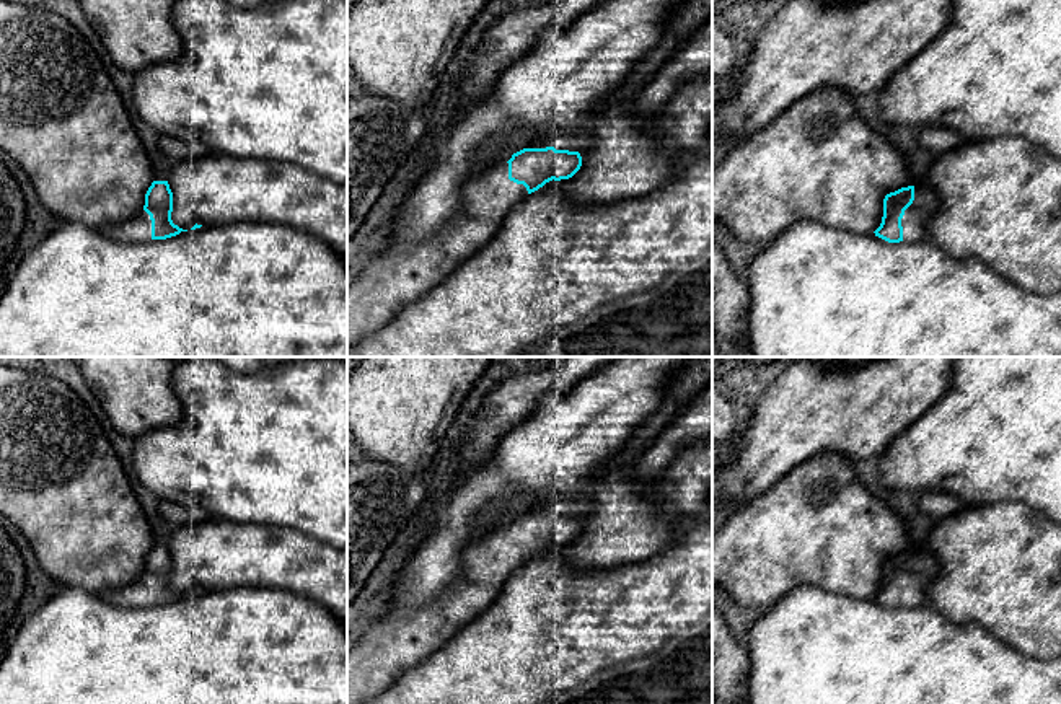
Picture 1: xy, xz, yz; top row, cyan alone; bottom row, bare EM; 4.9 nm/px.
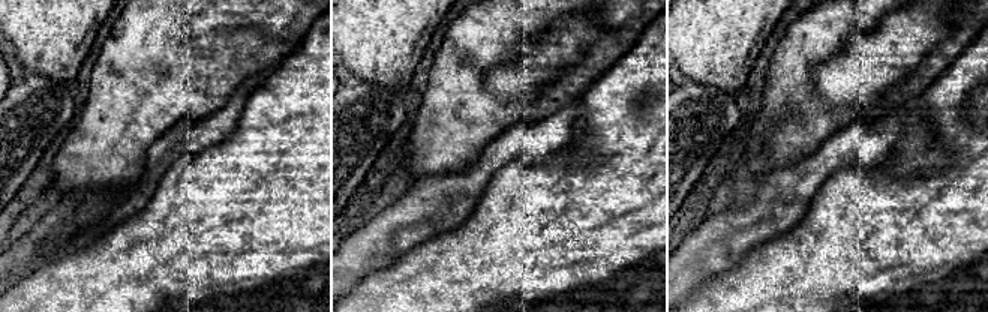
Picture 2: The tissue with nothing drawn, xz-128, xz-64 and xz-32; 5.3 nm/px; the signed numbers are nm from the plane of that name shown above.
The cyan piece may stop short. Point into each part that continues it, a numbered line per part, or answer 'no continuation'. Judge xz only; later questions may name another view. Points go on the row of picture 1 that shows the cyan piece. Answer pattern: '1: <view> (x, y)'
1: xz (396, 276)

